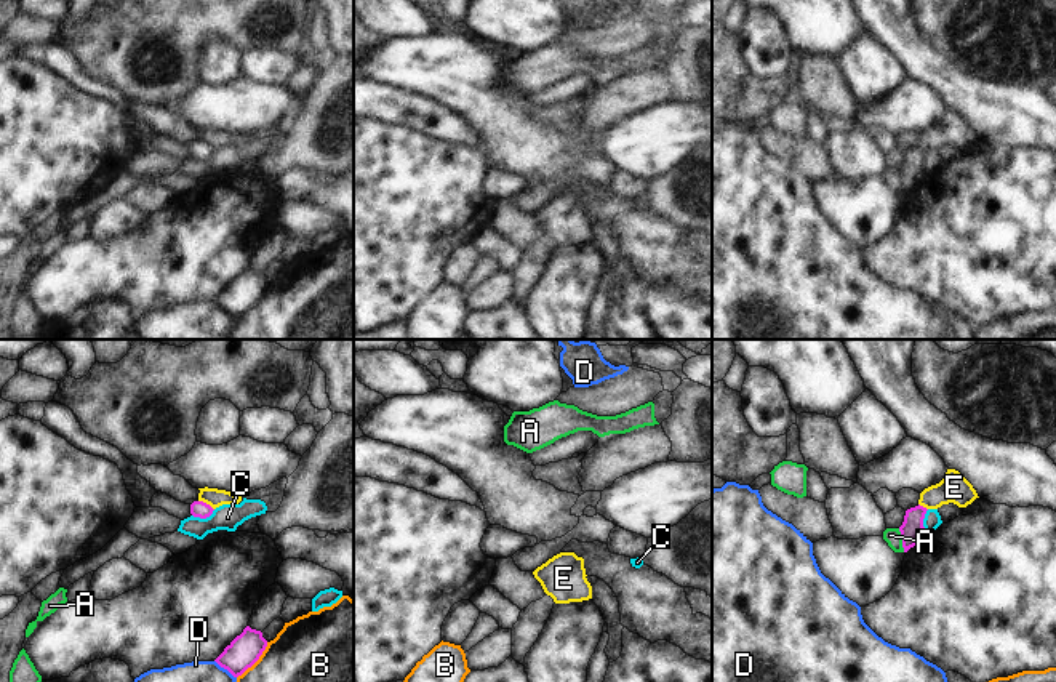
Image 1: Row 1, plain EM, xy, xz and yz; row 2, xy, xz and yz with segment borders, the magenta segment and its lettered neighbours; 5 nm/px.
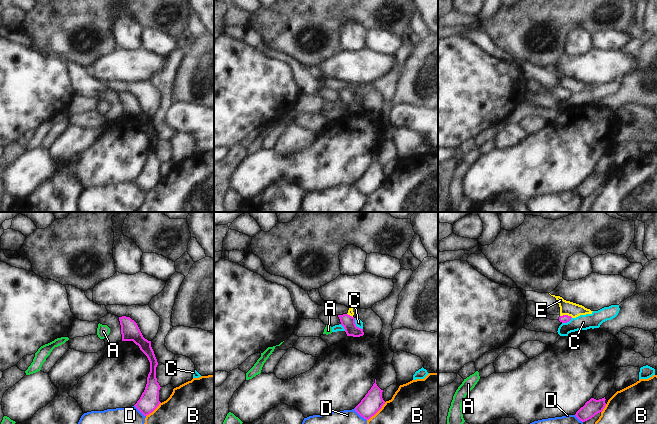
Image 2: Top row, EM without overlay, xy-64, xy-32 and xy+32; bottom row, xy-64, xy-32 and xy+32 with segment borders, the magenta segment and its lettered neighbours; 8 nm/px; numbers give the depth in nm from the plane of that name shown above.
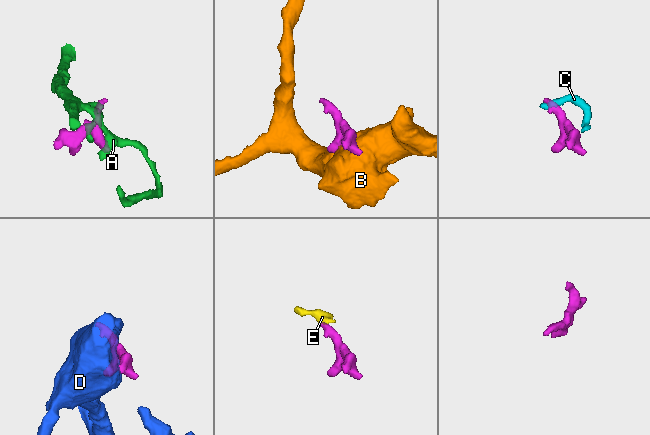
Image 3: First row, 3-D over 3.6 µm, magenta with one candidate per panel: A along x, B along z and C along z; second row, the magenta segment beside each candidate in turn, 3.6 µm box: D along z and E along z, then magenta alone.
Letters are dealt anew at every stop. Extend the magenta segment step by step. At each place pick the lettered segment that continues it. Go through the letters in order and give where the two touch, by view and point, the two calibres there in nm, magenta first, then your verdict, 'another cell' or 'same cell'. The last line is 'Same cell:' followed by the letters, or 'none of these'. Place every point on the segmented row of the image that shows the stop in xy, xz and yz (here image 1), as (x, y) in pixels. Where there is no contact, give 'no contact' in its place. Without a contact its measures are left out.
A: yz (903, 540) | 120/80 nm | another cell
B: xy (255, 661) | 160/300 nm | another cell
C: xy (204, 517) | 80/130 nm | another cell
D: xy (226, 668) | 160/110 nm | another cell
E: xy (205, 503) | 80/90 nm | another cell
Same cell: none of these

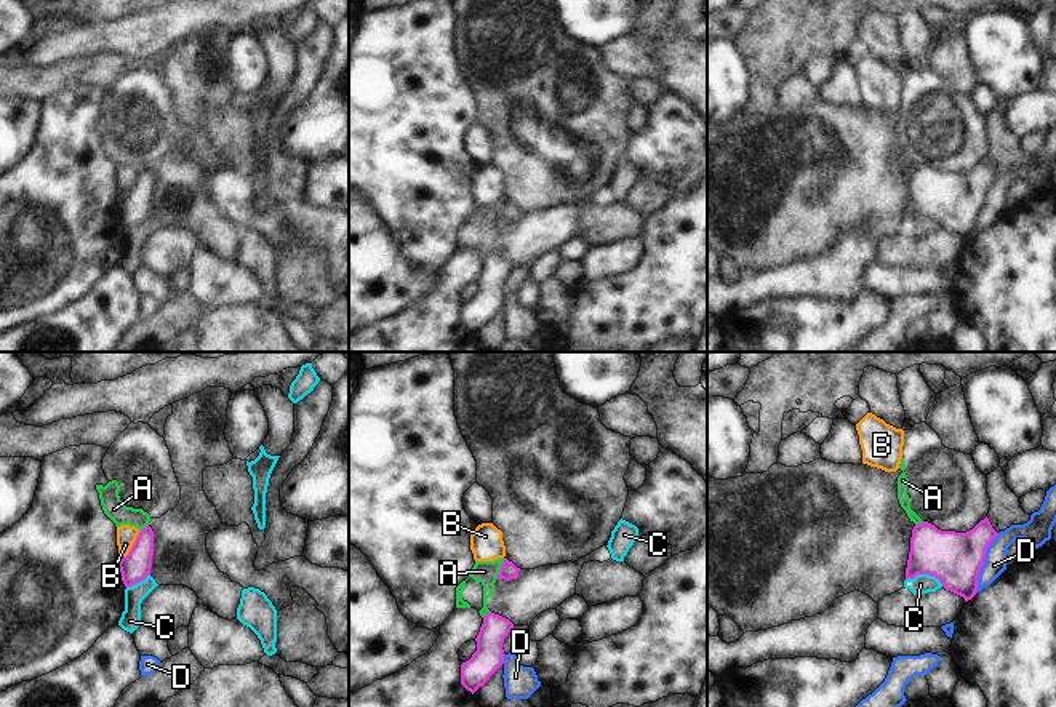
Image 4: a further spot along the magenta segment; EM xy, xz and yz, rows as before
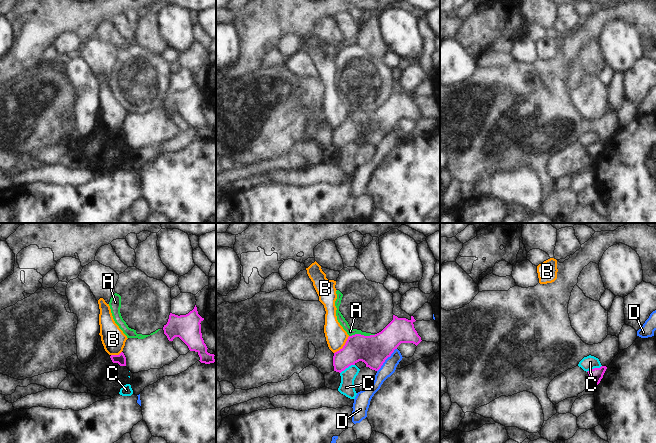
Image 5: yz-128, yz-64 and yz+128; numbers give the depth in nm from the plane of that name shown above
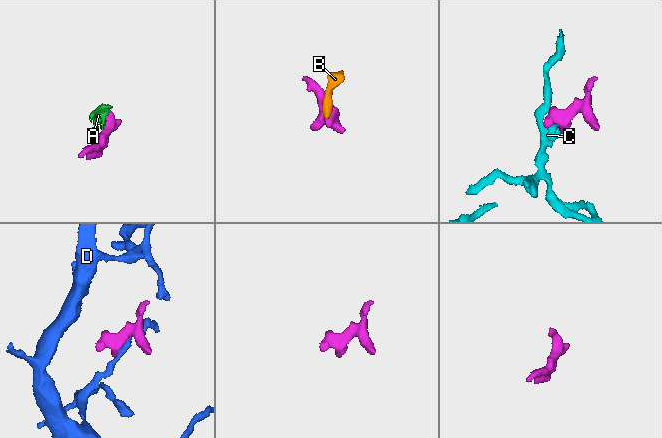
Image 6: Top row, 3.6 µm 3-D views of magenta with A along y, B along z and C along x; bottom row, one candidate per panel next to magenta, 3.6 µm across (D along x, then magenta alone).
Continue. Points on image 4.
A: xz (501, 568) | 90/110 nm | another cell
B: xy (133, 544) | 150/100 nm | another cell
C: yz (925, 573) | 280/100 nm | another cell
D: yz (983, 563) | 280/110 nm | another cell
Same cell: none of these

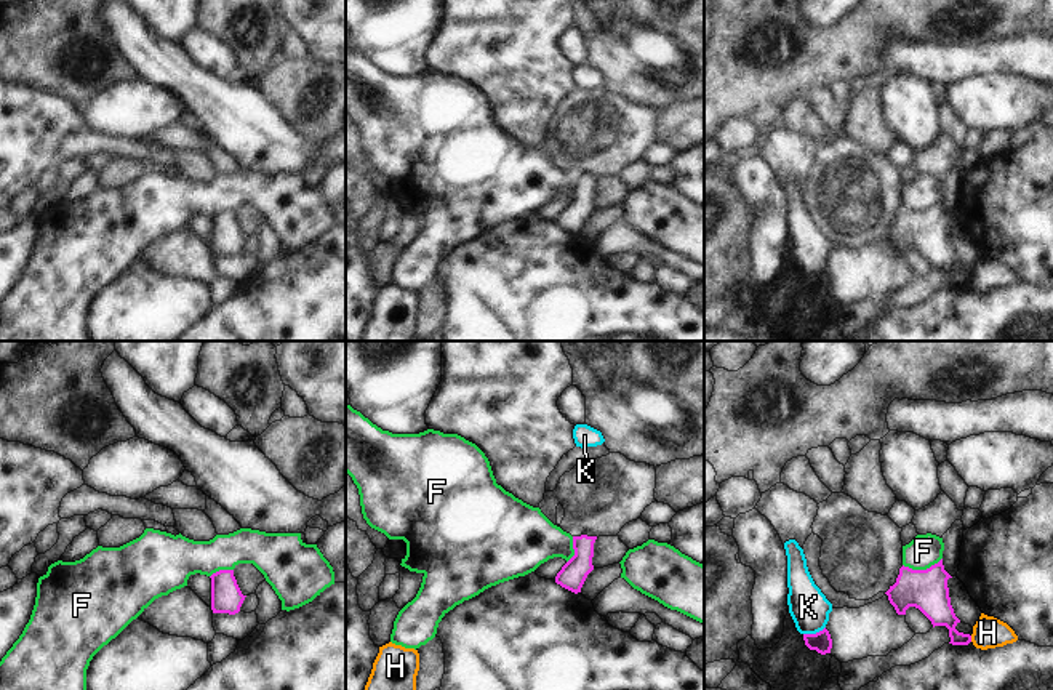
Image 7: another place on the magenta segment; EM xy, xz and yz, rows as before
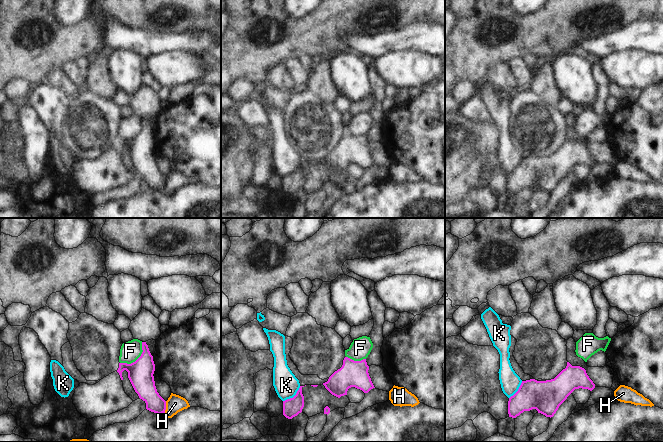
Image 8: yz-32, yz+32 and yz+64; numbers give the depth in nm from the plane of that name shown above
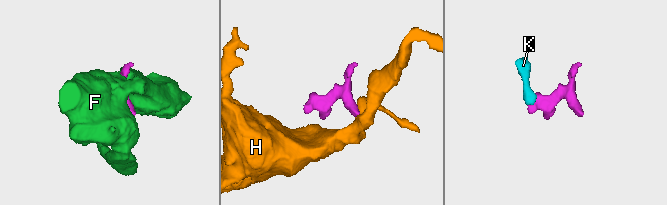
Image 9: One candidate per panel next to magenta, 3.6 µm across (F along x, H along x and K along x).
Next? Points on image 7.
F: yz (922, 570) | 200/160 nm | another cell
H: yz (970, 639) | 160/160 nm | another cell
K: yz (813, 634) | 100/200 nm | another cell
Same cell: none of these

